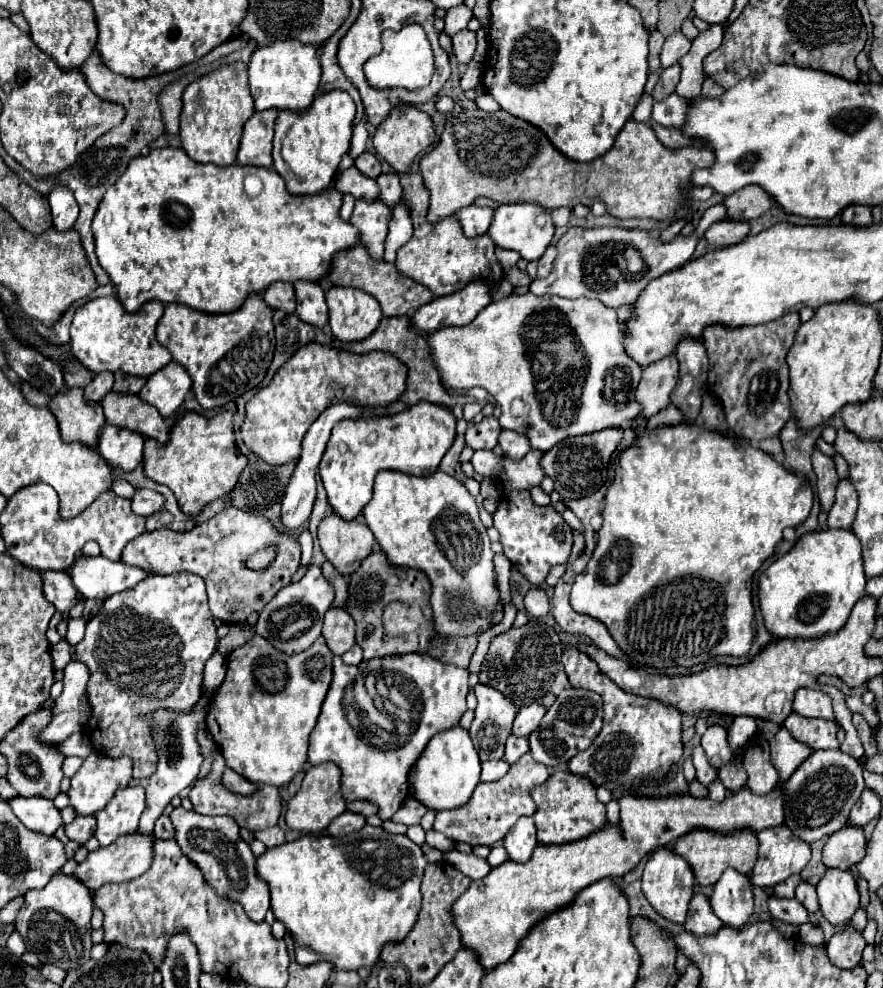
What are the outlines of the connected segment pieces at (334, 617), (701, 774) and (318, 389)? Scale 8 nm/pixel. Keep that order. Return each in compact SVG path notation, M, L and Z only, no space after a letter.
M330 608L324 614L324 626L322 626L322 636L332 650L332 654L342 656L346 650L350 650L356 640L354 640L354 620L344 612L344 608Z
M696 746L694 748L694 754L692 754L692 762L696 766L696 778L700 780L700 784L704 786L710 786L710 782L714 782L714 778L718 778L718 770L714 766L710 766L702 746Z
M312 342L312 344L302 346L274 374L272 382L266 388L258 390L258 394L254 394L252 400L246 402L246 416L244 416L244 424L240 430L242 440L266 464L282 466L282 464L296 460L296 456L300 456L300 444L302 444L304 432L308 432L314 420L328 406L338 404L338 402L348 402L348 404L368 406L368 408L386 408L400 398L404 388L406 388L404 366L394 356L388 356L386 352L370 352L370 354L360 356L360 354L352 354L352 352L344 352L344 350L336 350L336 348L328 348L328 346Z

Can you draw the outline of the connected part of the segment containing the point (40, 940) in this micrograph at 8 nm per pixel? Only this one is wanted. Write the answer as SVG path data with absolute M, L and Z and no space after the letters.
M62 872L40 890L26 892L24 906L20 908L14 928L22 936L28 952L34 952L44 964L56 964L64 970L78 968L84 960L90 960L90 918L92 918L92 894L80 880L72 880Z

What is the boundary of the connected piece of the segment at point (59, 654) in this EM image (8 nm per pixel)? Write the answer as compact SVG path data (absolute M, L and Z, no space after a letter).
M60 640L58 644L54 644L50 648L50 652L52 652L52 666L54 666L54 670L64 670L68 660L72 658L70 656L70 644L66 640Z

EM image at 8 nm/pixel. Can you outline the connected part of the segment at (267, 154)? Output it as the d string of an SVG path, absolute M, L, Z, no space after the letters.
M254 112L244 126L244 136L238 150L238 164L272 166L272 136L278 112Z

